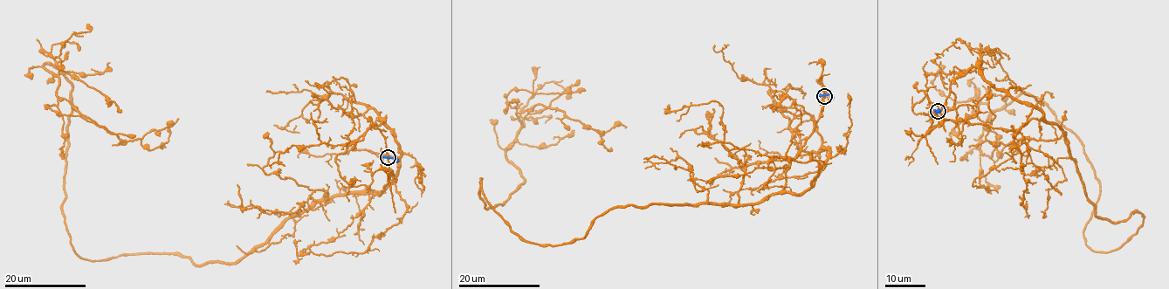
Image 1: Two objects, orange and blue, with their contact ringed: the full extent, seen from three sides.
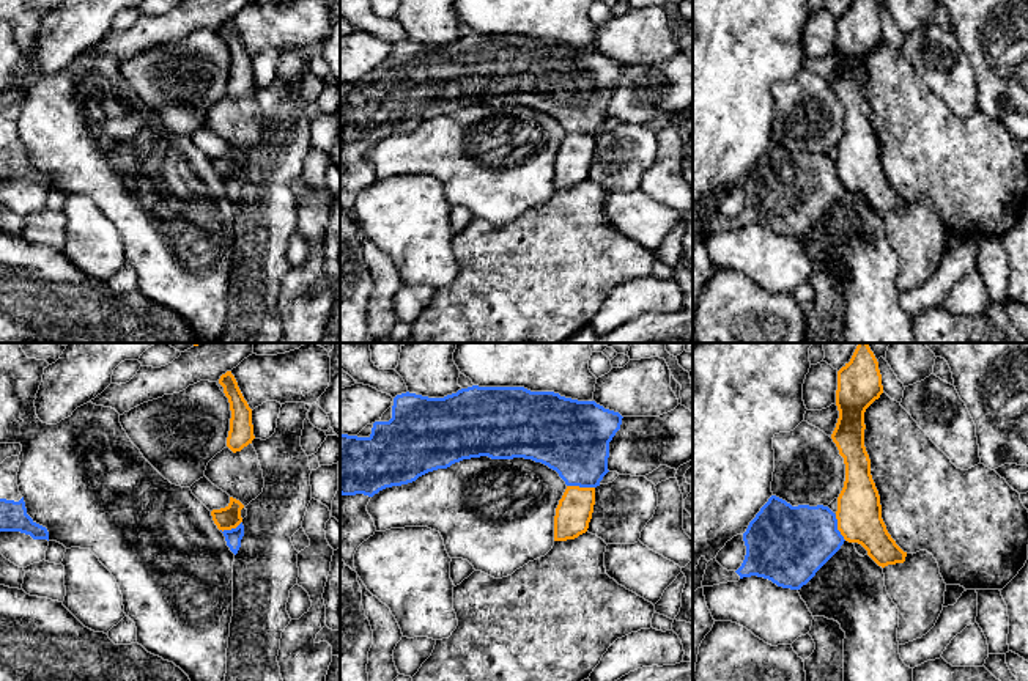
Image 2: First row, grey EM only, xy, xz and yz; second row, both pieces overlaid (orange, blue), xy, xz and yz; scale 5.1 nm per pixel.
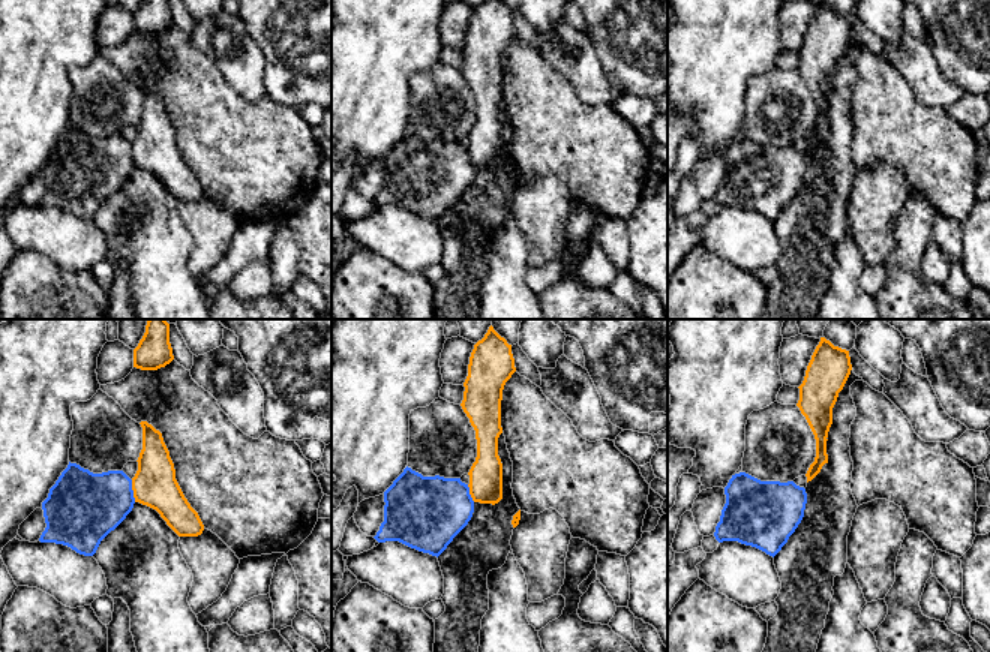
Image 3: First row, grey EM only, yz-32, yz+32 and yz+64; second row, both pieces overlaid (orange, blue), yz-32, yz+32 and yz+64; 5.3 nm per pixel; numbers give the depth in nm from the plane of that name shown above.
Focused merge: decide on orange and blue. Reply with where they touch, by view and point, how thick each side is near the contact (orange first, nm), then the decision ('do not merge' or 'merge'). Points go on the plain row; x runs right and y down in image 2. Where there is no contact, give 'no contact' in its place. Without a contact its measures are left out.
xz (581, 136) | 190/360 nm | do not merge

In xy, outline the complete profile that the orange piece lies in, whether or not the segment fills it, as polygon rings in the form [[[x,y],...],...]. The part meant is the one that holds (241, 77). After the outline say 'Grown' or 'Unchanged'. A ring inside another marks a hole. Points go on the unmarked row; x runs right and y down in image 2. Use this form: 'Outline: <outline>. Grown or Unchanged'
Outline: [[[231,19],[222,22],[219,31],[224,35],[224,41],[228,46],[231,58],[227,94],[233,101],[236,101],[241,99],[249,91],[252,91],[252,88],[255,87],[252,72],[252,57],[244,47]]]. Unchanged

